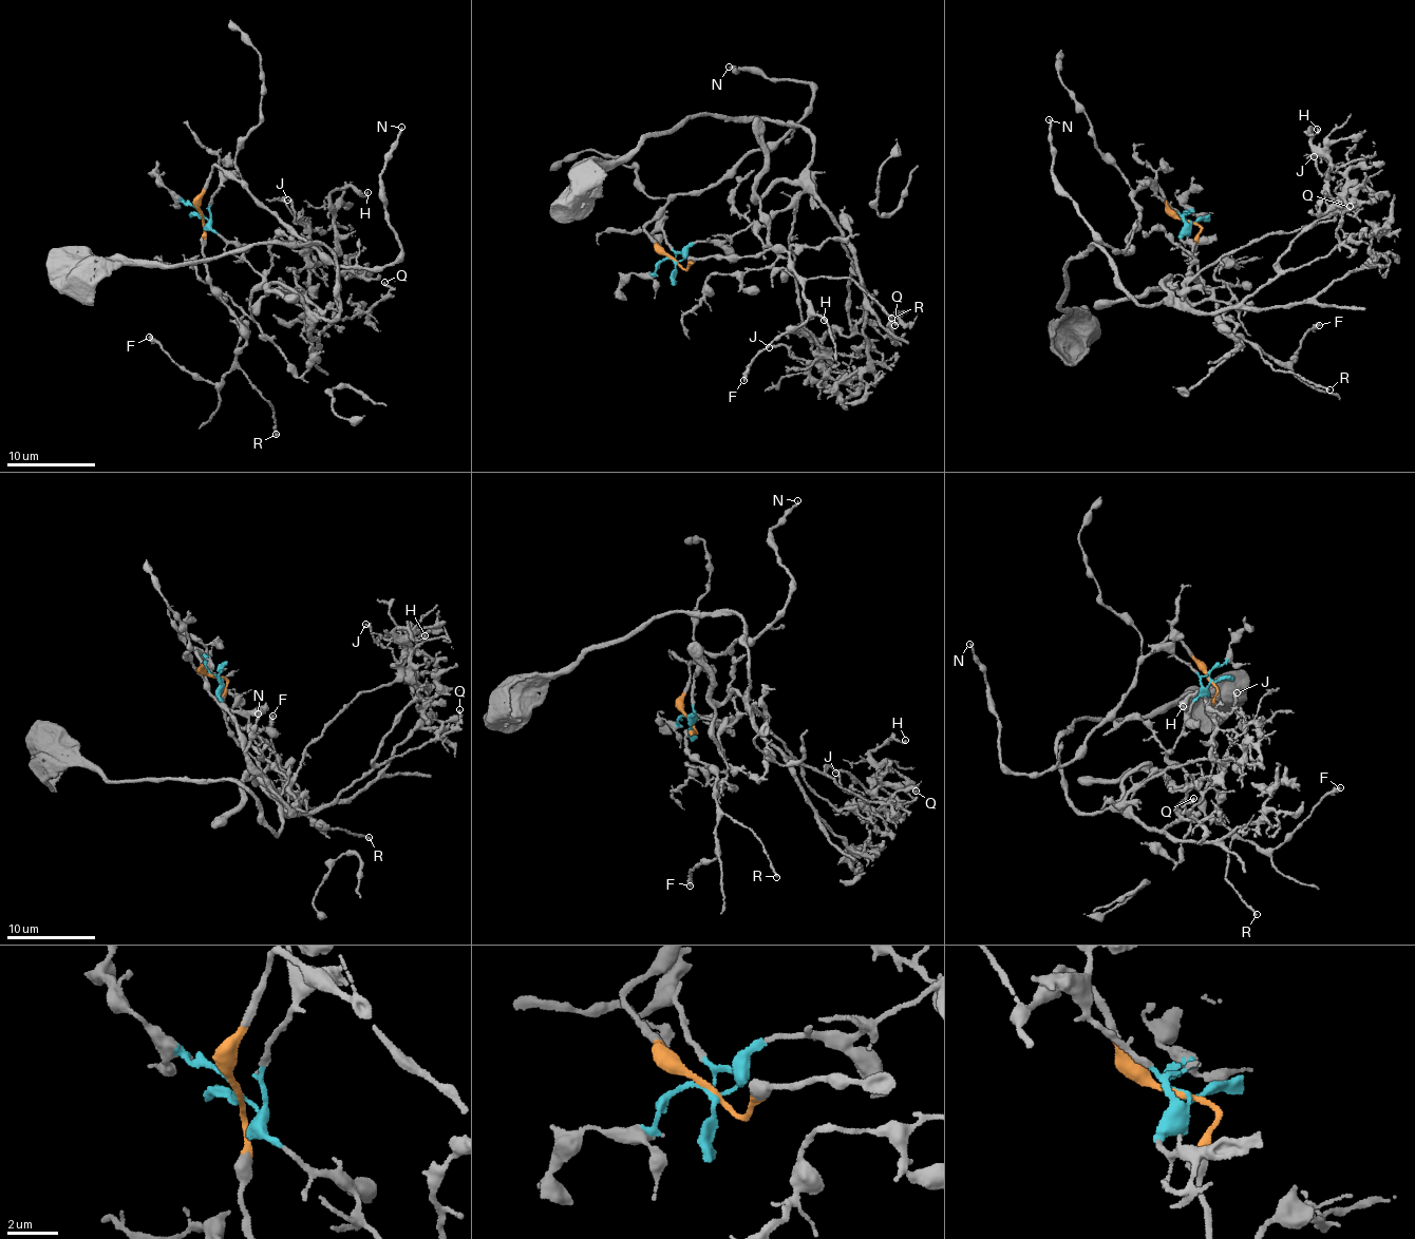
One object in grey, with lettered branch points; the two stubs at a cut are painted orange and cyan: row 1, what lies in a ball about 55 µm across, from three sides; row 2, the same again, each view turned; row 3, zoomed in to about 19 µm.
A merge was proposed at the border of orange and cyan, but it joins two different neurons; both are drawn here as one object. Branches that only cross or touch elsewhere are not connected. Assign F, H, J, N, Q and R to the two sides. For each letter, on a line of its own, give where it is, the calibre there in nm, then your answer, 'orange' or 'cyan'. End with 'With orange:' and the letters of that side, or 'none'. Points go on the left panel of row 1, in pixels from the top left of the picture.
F: (149, 337) | 260 nm | orange
H: (368, 192) | 170 nm | cyan
J: (287, 199) | 240 nm | cyan
N: (401, 127) | 160 nm | orange
Q: (384, 282) | 170 nm | cyan
R: (276, 434) | 200 nm | orange
With orange: F, N, R

